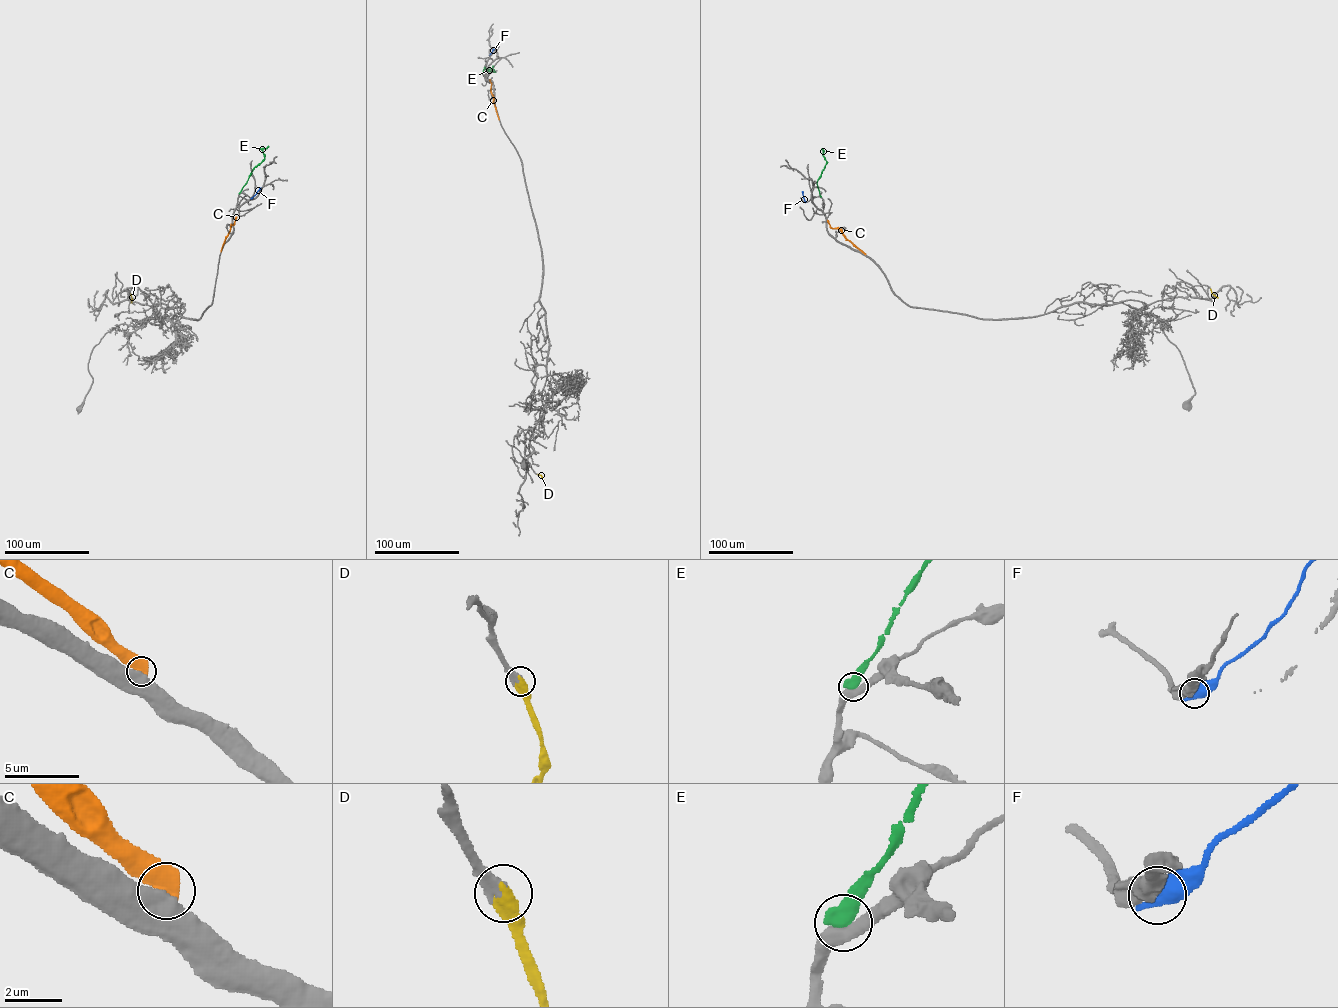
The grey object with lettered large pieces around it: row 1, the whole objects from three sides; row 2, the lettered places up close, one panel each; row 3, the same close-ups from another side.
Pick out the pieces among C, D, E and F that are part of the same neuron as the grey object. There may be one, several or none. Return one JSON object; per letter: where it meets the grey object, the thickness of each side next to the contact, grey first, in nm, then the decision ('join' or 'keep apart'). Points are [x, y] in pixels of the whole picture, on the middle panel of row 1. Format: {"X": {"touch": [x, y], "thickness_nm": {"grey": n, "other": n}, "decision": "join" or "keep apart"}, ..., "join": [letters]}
{"C": {"touch": [499, 119], "thickness_nm": {"grey": 700, "other": 650}, "decision": "keep apart"}, "D": {"touch": [538, 474], "thickness_nm": {"grey": 440, "other": 550}, "decision": "join"}, "E": {"touch": [482, 73], "thickness_nm": {"grey": 440, "other": 650}, "decision": "keep apart"}, "F": {"touch": [490, 54], "thickness_nm": {"grey": 500, "other": 600}, "decision": "keep apart"}, "join": ["D"]}

